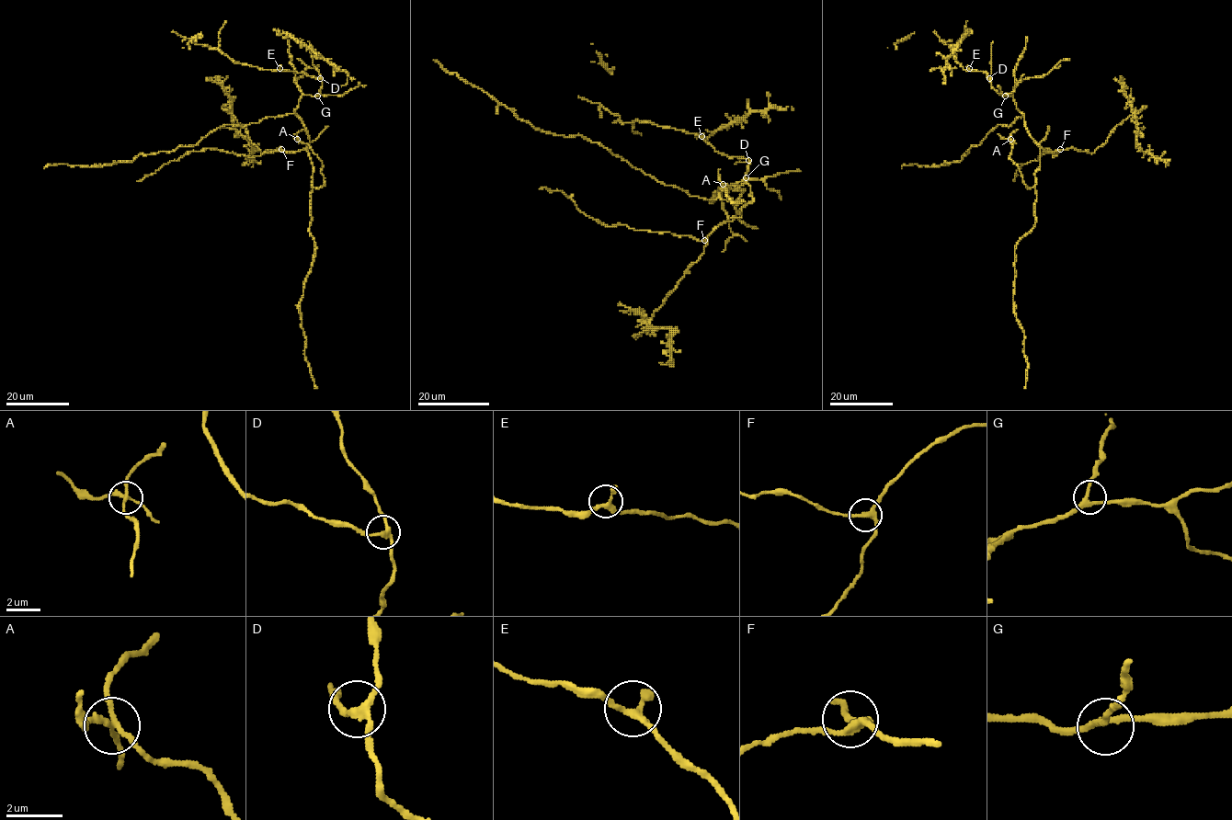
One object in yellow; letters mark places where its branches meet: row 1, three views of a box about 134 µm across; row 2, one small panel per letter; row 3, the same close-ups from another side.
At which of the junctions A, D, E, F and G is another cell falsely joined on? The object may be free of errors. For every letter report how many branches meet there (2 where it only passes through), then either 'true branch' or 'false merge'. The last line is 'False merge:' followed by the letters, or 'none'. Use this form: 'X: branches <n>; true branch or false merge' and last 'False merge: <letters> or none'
A: branches 4; false merge
D: branches 3; true branch
E: branches 3; true branch
F: branches 3; true branch
G: branches 3; true branch
False merge: A

